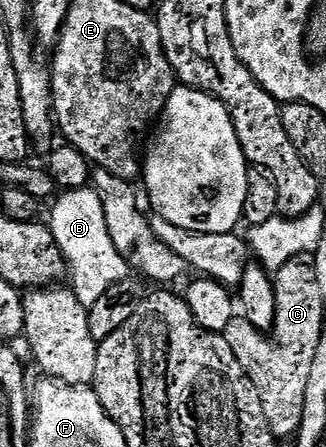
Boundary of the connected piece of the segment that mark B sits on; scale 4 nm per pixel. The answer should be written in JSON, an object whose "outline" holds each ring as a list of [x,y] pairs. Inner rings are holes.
{"outline":[[[93,188],[62,192],[53,203],[47,224],[55,235],[59,251],[65,257],[68,280],[73,280],[73,293],[79,299],[79,303],[86,307],[94,305],[112,285],[118,285],[130,276],[129,264],[125,262],[123,255],[119,255],[119,251],[115,251],[115,243],[111,243],[111,235],[107,235],[103,203],[99,203],[99,195]]]}

